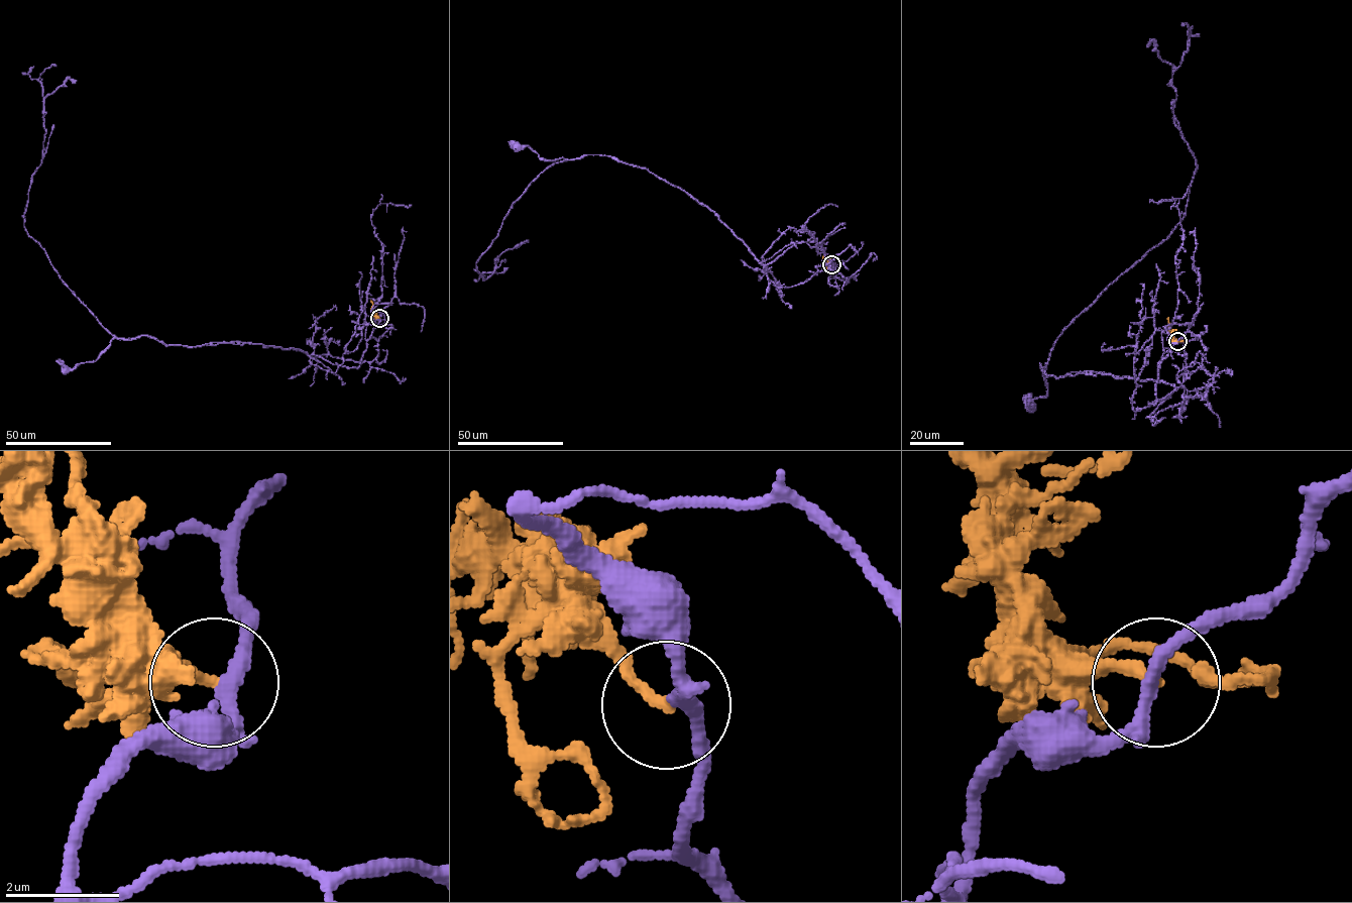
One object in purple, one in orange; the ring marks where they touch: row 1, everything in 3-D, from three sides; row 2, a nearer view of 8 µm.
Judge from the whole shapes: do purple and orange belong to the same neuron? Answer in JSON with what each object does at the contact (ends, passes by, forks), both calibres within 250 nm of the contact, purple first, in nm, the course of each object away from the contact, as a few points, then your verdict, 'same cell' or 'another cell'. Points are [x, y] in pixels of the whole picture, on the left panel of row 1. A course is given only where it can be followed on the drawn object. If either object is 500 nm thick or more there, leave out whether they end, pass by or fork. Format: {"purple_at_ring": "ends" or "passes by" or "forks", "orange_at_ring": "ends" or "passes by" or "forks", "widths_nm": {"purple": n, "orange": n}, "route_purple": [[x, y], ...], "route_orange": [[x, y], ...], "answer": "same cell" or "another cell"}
{"purple_at_ring": "forks", "orange_at_ring": "ends", "widths_nm": {"purple": 200, "orange": 190}, "route_purple": [[379, 317], [357, 368], [292, 348], [236, 341], [165, 345], [145, 335], [114, 338], [95, 360], [66, 368]], "route_orange": [[379, 317], [372, 298]], "answer": "another cell"}

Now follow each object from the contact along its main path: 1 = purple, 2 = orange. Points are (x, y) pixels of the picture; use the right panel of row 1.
1: (1177, 341), (1159, 366), (1154, 405), (1177, 387), (1091, 371), (1056, 377), (1040, 363), (1047, 396), (1031, 405)
2: (1177, 341), (1171, 336), (1167, 317)

